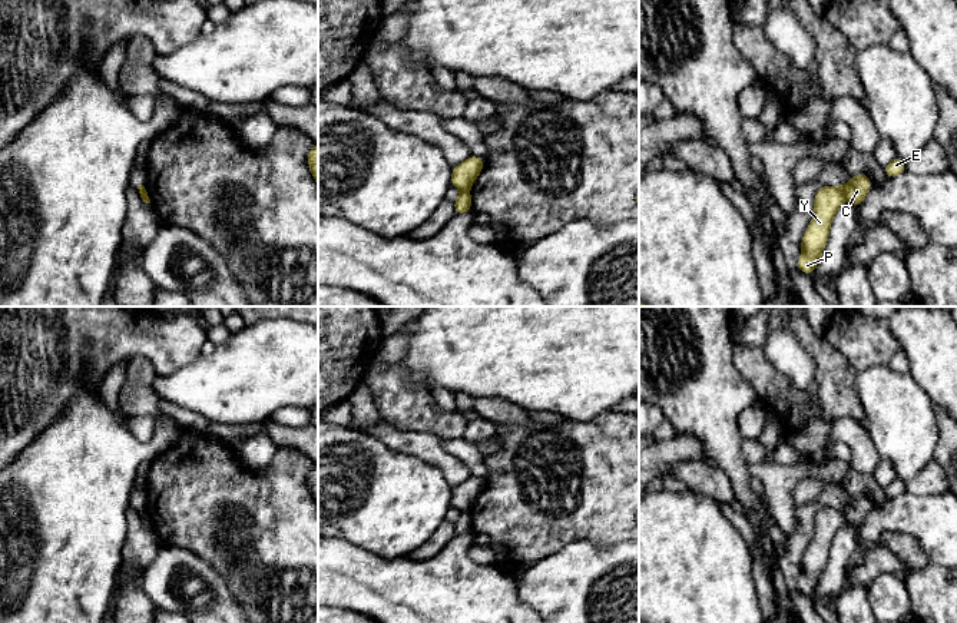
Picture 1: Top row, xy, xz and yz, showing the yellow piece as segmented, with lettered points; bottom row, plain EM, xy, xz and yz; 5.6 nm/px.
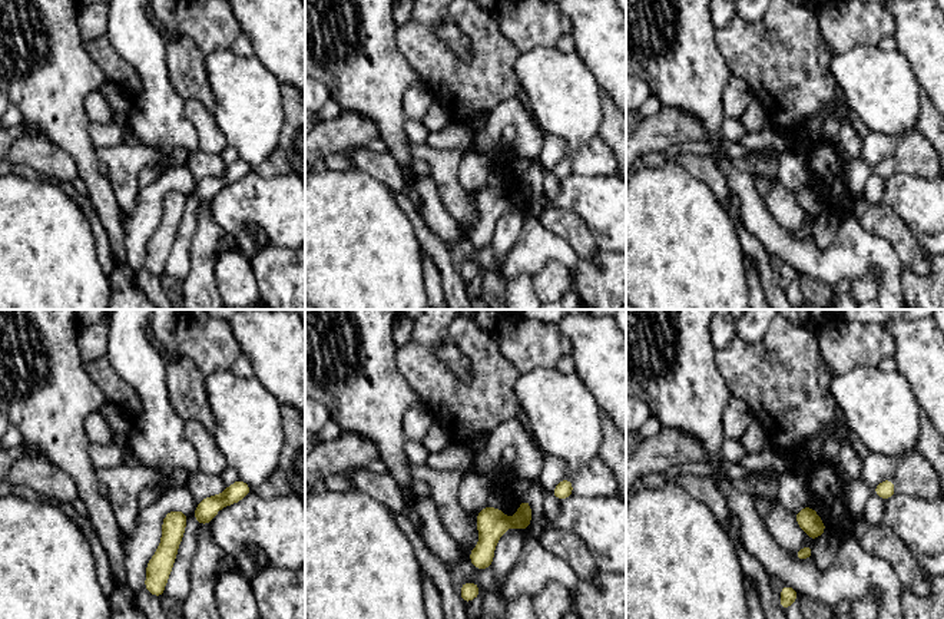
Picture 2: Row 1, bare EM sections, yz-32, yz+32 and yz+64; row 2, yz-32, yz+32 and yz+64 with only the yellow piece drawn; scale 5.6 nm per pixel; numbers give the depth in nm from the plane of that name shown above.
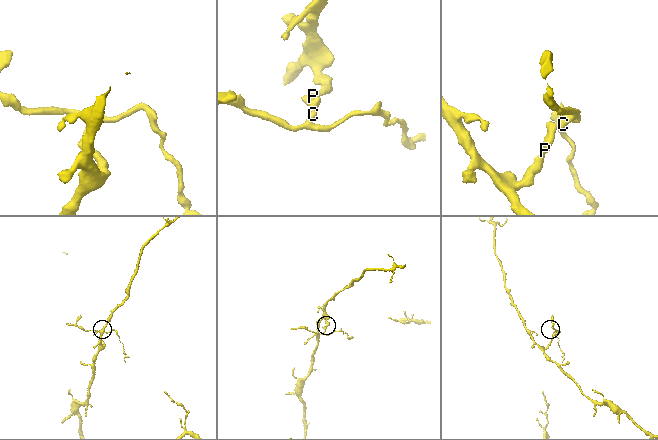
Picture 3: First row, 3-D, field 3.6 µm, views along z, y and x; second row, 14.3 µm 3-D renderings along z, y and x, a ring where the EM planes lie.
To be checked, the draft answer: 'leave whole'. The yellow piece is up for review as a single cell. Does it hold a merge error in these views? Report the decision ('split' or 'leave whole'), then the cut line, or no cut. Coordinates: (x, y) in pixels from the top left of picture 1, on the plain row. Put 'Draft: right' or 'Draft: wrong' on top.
Draft: wrong
split; cut yz (841, 507), (845, 519)

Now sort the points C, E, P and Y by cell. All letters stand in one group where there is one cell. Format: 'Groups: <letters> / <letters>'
Groups: C E / P Y

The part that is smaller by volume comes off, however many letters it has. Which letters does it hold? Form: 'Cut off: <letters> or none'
Cut off: C, E

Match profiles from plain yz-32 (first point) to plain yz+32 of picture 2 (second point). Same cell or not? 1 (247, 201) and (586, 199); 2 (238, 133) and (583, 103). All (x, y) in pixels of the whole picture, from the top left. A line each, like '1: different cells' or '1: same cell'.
1: same cell
2: same cell

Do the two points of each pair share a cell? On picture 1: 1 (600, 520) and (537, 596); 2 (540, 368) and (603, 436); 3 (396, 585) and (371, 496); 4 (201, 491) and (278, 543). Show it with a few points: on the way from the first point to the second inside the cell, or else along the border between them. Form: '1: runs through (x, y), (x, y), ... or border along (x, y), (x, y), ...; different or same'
1: border along (618, 542), (593, 543), (573, 540), (553, 552); different
2: border along (612, 408), (585, 421), (565, 420); different
3: border along (357, 544), (383, 557), (407, 556); different
4: runs through (221, 500), (244, 504), (255, 514), (258, 523); same

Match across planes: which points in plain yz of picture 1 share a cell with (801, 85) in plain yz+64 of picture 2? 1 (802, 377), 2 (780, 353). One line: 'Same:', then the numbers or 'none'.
Same: none

